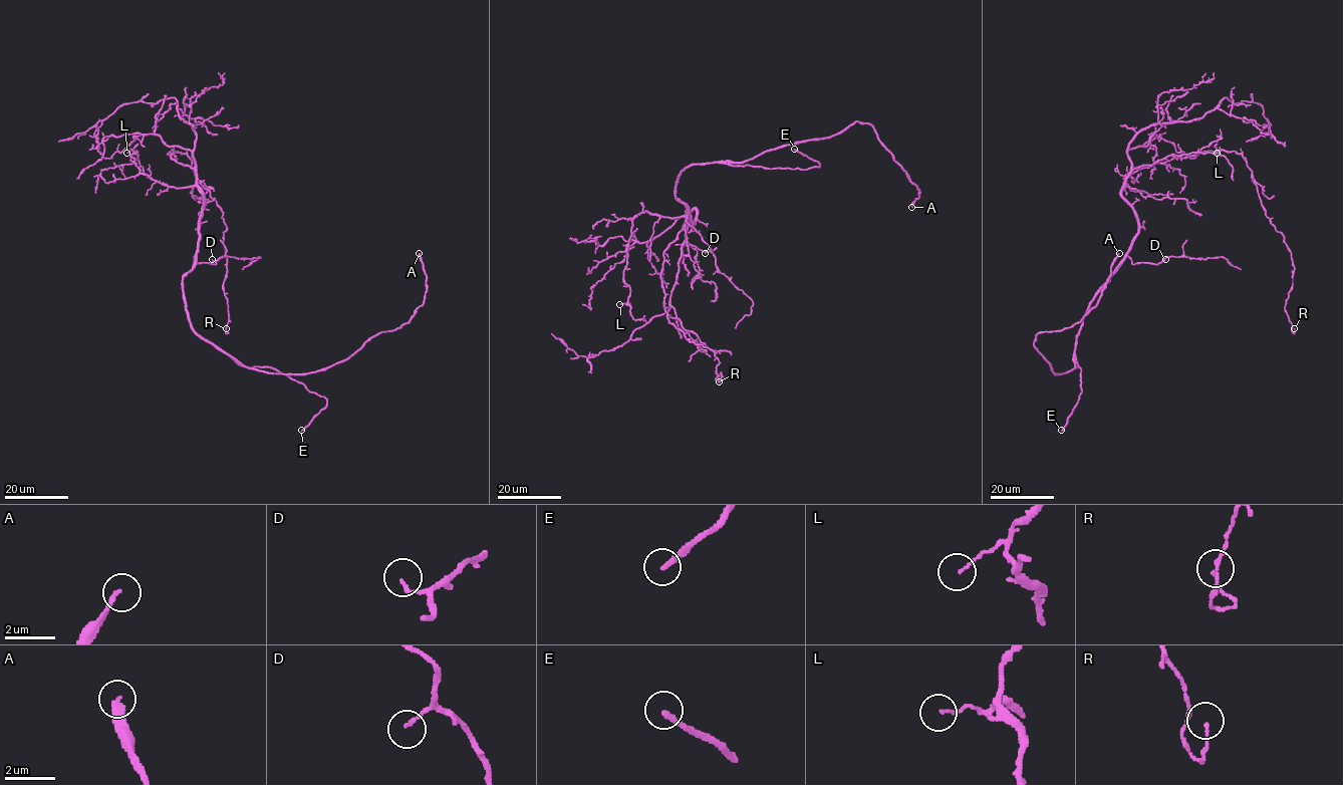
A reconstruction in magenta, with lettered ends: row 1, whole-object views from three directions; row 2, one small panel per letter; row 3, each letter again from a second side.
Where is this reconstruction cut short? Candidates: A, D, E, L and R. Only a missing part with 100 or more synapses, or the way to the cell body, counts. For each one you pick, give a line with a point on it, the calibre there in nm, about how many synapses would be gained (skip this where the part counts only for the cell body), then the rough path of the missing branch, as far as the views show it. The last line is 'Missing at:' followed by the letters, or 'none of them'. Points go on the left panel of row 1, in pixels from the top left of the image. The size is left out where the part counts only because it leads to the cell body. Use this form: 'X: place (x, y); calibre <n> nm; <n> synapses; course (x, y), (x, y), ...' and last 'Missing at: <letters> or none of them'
A: place (419, 253); calibre 200 nm; 350 synapses; course (419, 253), (382, 144), (359, 135), (343, 146), (300, 97), (269, 96), (257, 85), (253, 109), (261, 109)
E: place (301, 430); calibre 240 nm
Missing at: A, E

